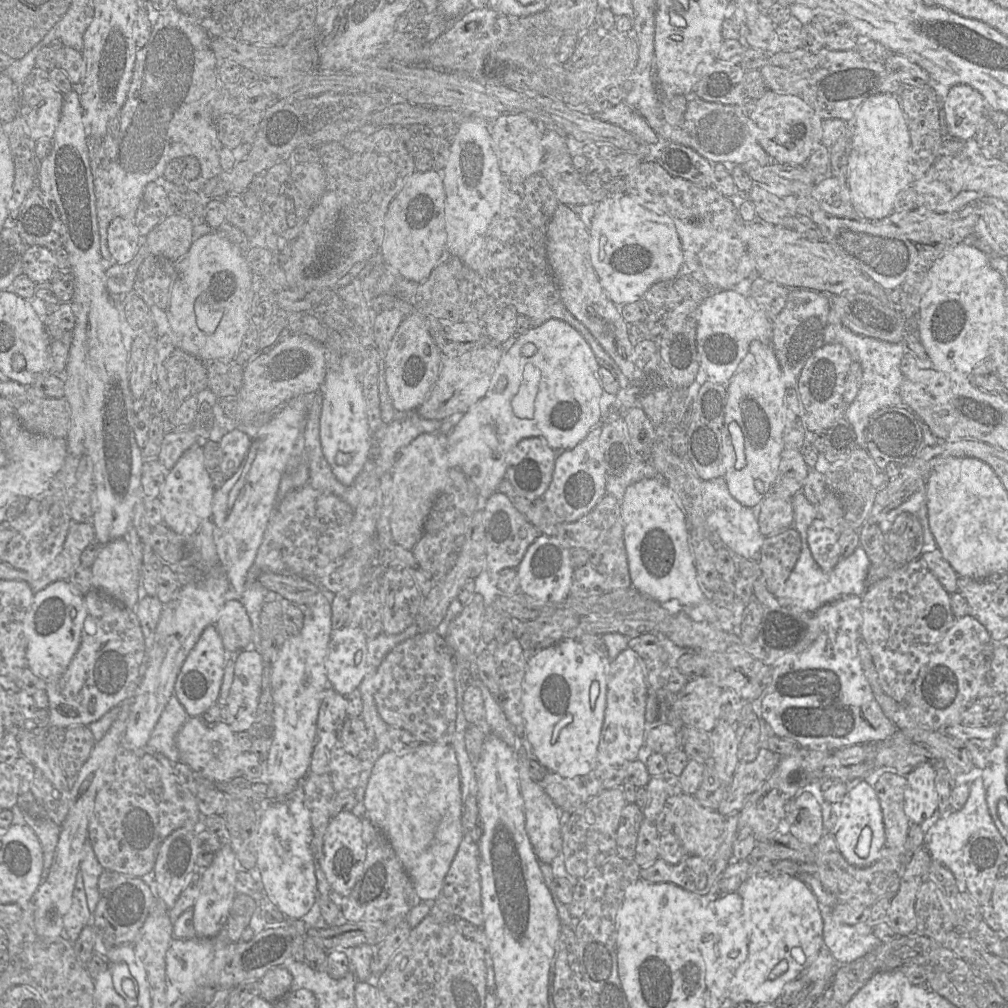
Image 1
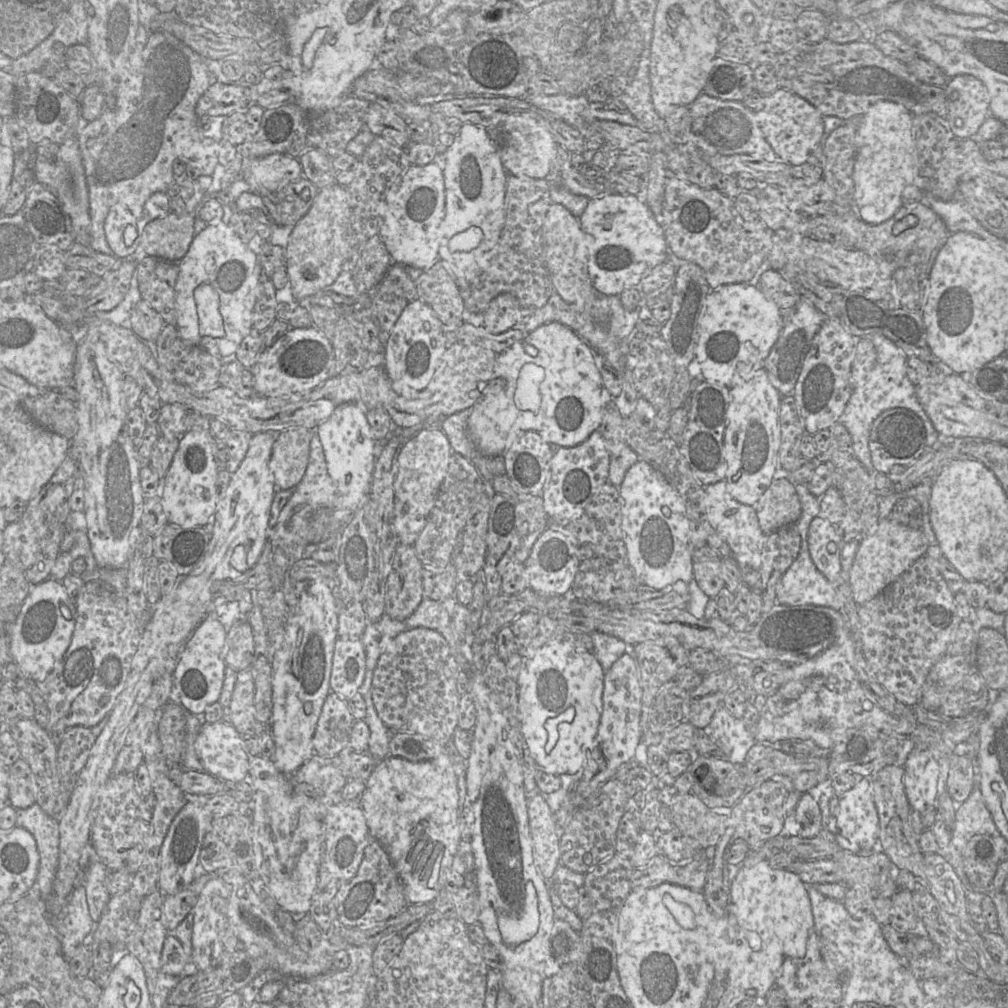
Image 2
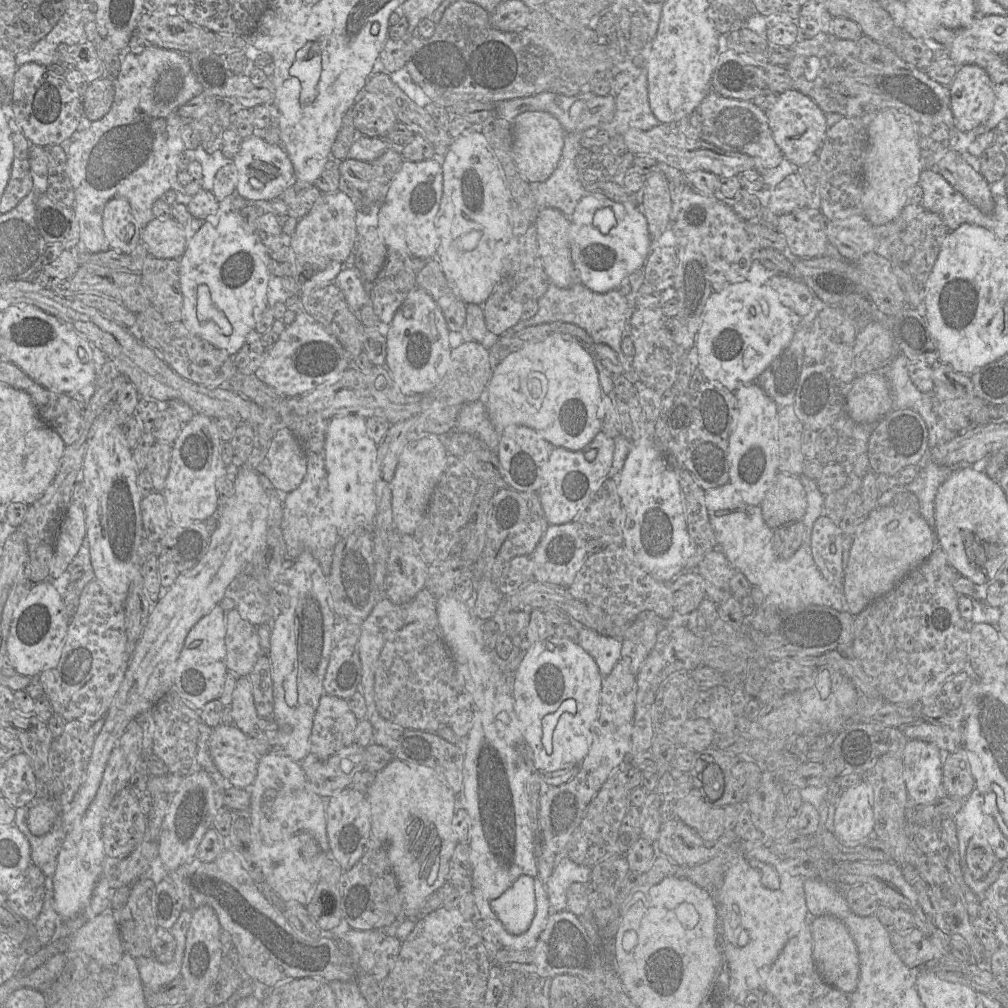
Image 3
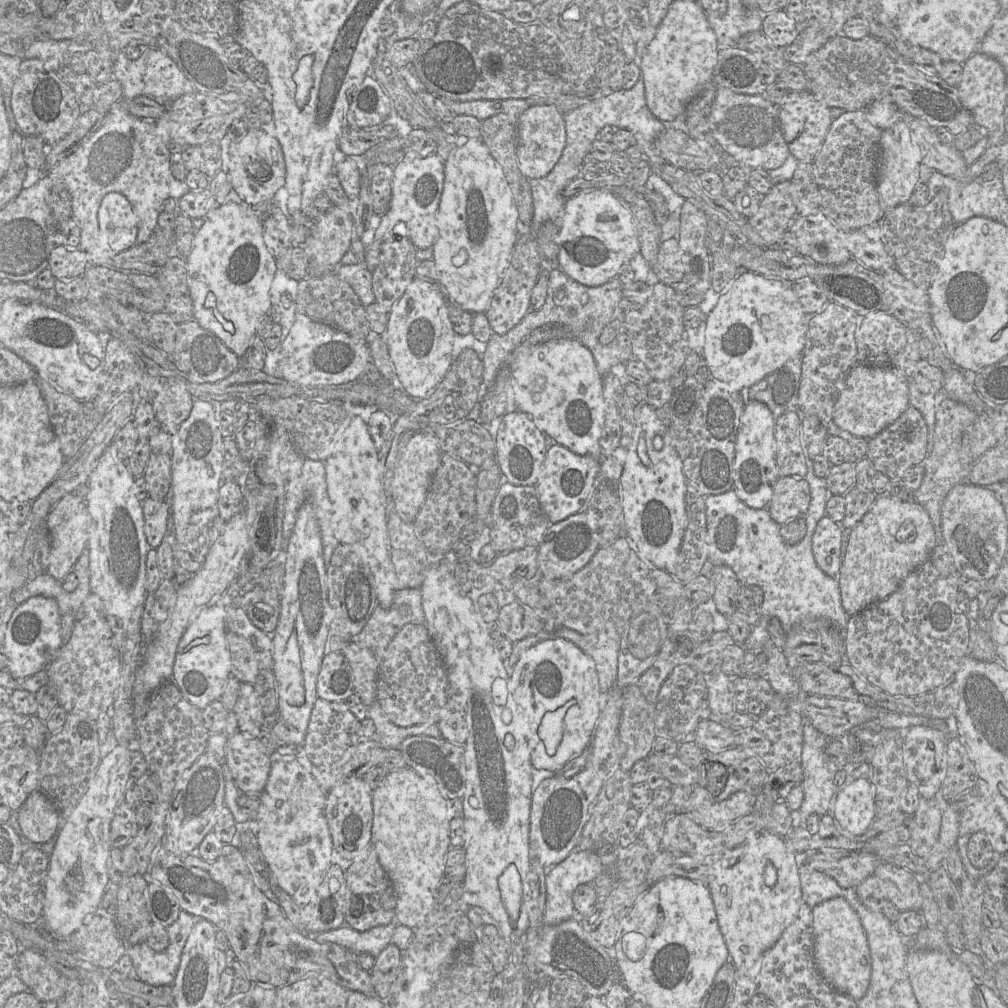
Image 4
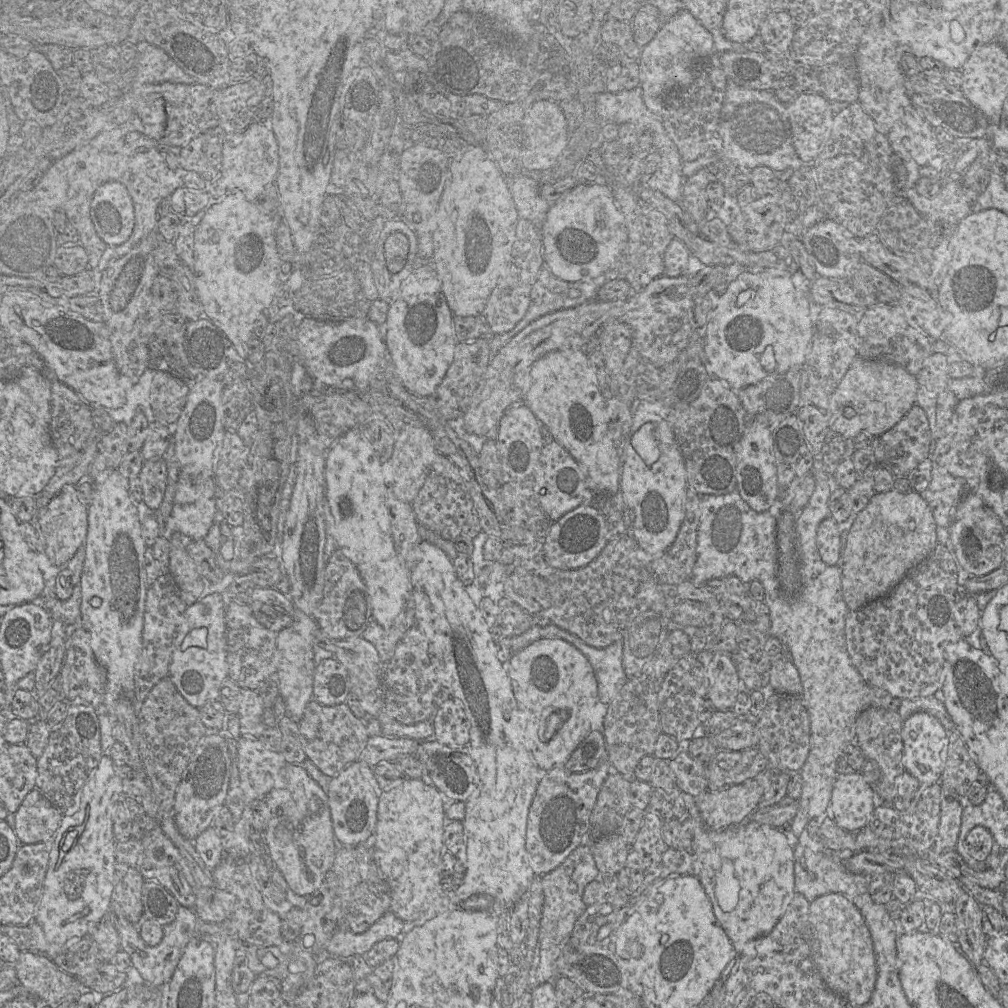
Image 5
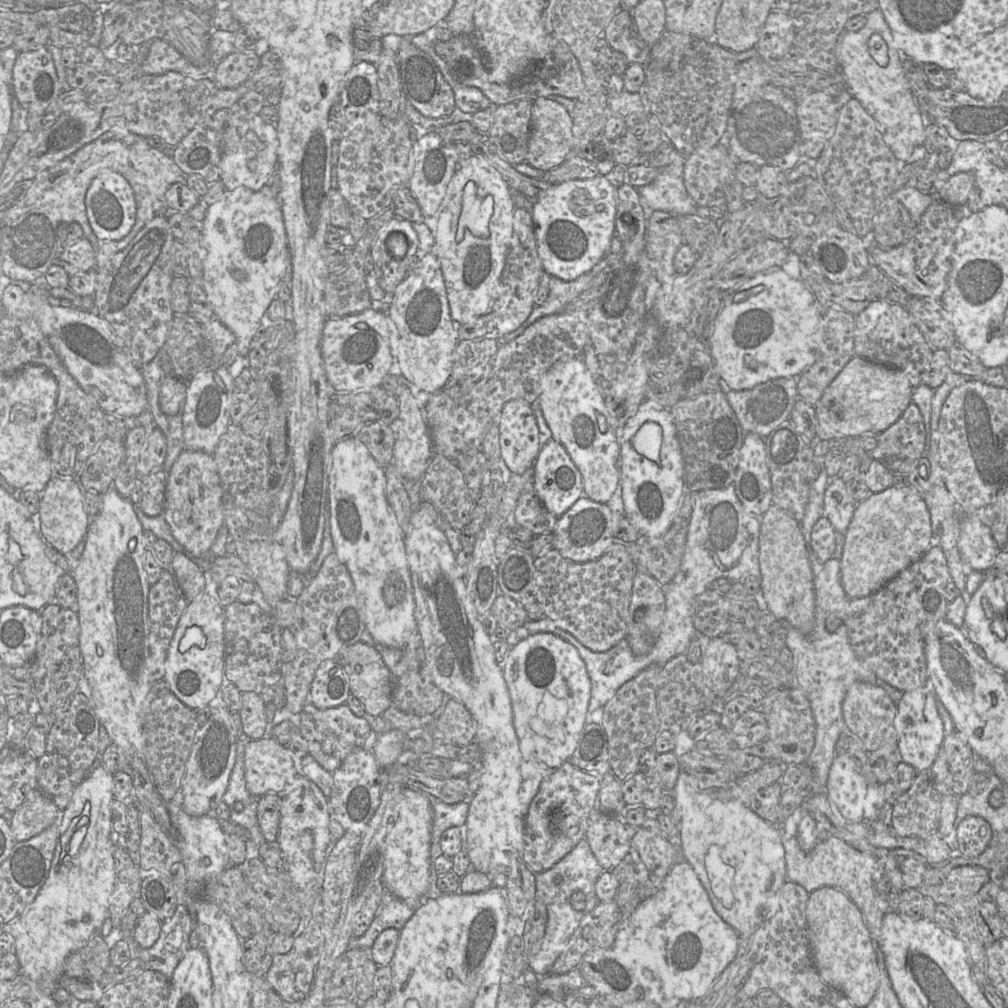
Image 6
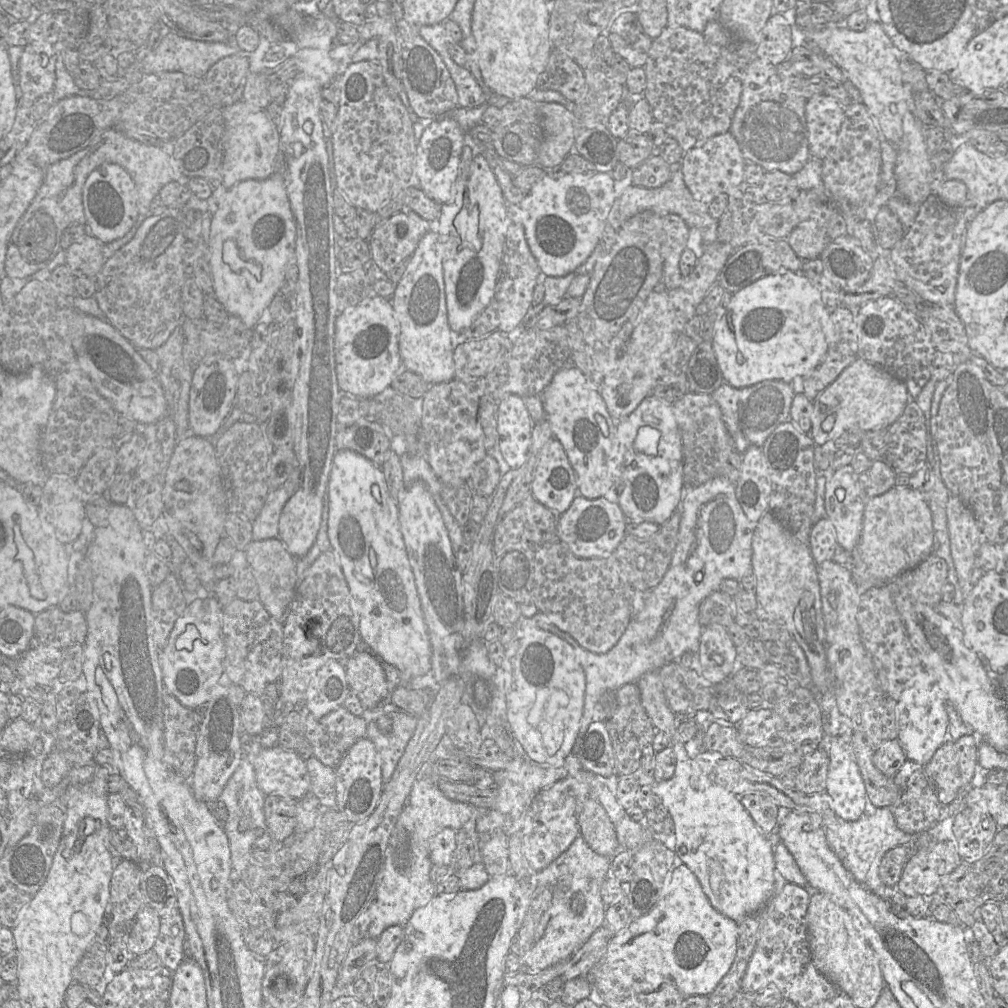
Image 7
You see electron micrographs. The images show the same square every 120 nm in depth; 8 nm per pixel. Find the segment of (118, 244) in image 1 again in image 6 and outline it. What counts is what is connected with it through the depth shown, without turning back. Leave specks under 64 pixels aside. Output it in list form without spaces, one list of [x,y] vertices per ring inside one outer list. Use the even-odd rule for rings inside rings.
[[[103,169],[93,178],[85,195],[85,207],[89,224],[101,242],[124,238],[136,221],[134,191],[124,176],[111,169]]]

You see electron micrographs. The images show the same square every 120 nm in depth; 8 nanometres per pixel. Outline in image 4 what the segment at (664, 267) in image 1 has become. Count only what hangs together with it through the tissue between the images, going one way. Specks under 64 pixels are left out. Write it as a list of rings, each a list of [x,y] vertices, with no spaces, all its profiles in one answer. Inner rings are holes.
[[[587,189],[565,200],[556,236],[557,263],[581,285],[597,287],[618,276],[630,259],[640,252],[631,212],[608,190]]]

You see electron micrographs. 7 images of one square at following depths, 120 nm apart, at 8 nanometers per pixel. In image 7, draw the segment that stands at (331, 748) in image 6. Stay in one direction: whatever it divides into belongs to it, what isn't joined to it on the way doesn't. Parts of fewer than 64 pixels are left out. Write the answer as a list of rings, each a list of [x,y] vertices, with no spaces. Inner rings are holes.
[[[343,705],[320,718],[306,711],[305,737],[313,748],[313,755],[324,765],[336,768],[348,749],[367,735],[367,725],[362,716],[353,715]]]

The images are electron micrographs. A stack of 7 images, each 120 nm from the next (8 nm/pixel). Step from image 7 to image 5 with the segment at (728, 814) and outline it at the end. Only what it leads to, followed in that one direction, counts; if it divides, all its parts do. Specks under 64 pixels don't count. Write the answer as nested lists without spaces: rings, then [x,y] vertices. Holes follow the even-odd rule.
[[[699,816],[688,817],[692,834],[693,876],[700,881],[711,902],[713,913],[736,954],[740,954],[746,943],[771,932],[792,899],[795,892],[793,847],[782,828],[747,820],[736,827],[712,830]]]

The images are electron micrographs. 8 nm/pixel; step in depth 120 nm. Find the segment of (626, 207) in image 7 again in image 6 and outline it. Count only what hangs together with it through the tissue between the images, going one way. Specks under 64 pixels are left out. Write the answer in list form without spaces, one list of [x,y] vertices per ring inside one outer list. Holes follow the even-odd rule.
[[[673,148],[669,164],[649,184],[638,188],[649,210],[664,211],[673,216],[698,215],[709,217],[708,206],[698,207],[684,185],[685,158]]]

